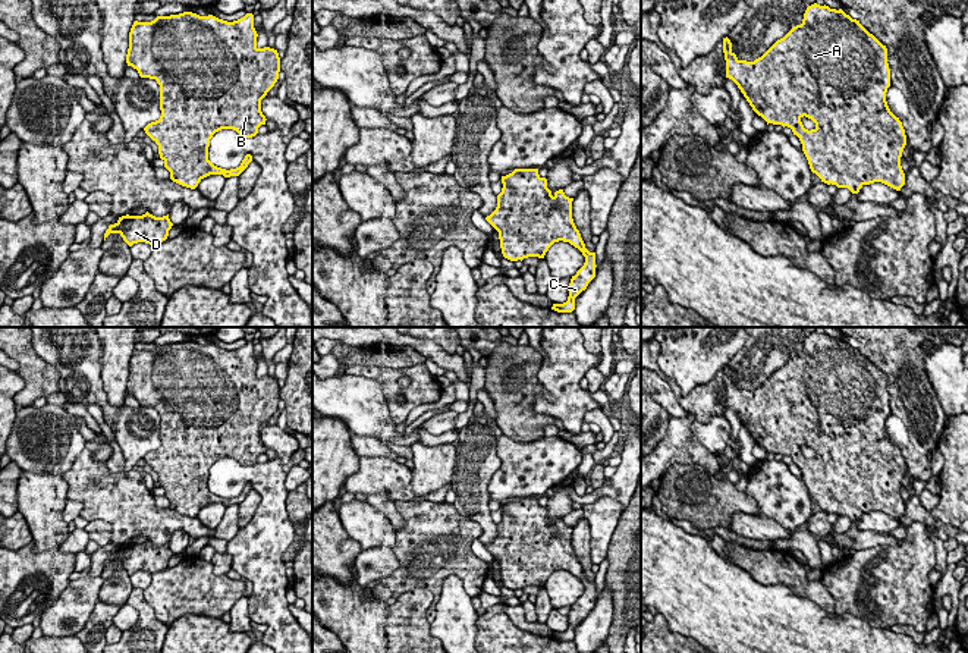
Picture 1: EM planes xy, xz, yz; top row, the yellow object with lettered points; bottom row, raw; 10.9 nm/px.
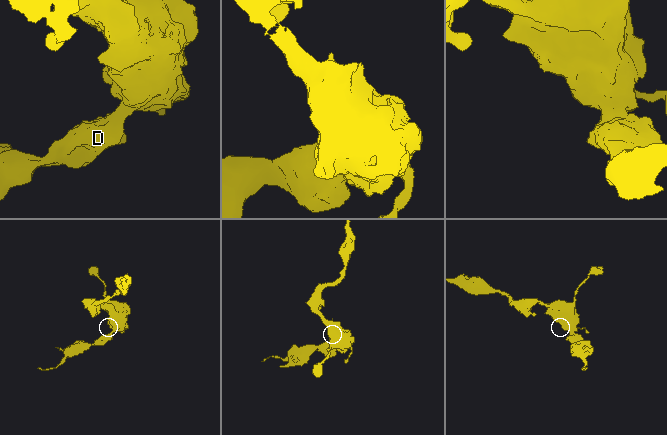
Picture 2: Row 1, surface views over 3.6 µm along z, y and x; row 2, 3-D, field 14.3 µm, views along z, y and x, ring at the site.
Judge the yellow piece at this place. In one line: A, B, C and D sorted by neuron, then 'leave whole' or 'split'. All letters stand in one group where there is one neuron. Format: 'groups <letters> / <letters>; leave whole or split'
groups A B C D; leave whole

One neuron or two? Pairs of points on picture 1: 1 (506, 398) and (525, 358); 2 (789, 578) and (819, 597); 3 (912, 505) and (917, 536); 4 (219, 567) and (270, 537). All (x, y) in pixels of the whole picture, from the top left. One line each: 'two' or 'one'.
1: one
2: one
3: two
4: two

